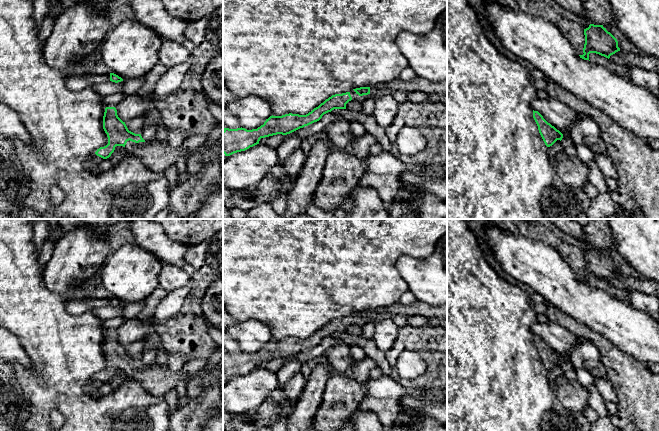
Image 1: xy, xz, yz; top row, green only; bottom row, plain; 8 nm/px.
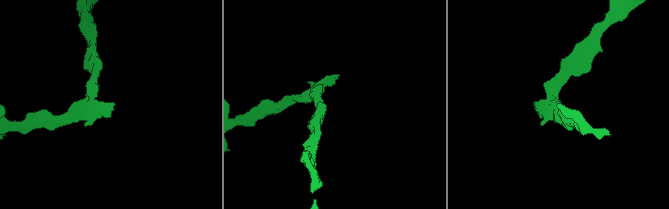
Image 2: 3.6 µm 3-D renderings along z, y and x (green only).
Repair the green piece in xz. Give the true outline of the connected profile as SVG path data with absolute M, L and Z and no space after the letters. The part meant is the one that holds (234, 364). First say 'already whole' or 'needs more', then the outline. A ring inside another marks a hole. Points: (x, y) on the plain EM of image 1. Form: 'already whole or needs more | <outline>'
needs more | M416 301L410 305L402 305L399 302L387 307L360 311L350 316L335 318L326 323L318 331L306 339L285 338L282 340L270 340L263 349L257 353L247 354L245 352L223 354L223 377L230 380L234 377L245 375L259 368L261 362L282 358L290 358L300 352L319 345L322 340L334 333L346 333L346 328L353 324L364 326L365 323L375 323L383 320L393 320L395 316L424 316L427 318L447 318L447 306L429 306Z

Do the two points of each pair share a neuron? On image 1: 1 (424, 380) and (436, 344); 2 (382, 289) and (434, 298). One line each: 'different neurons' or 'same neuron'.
1: same neuron
2: different neurons

